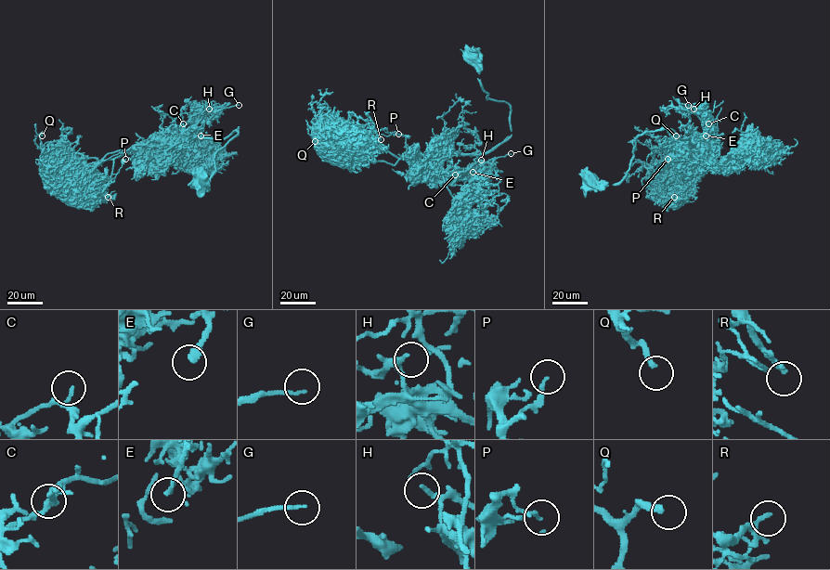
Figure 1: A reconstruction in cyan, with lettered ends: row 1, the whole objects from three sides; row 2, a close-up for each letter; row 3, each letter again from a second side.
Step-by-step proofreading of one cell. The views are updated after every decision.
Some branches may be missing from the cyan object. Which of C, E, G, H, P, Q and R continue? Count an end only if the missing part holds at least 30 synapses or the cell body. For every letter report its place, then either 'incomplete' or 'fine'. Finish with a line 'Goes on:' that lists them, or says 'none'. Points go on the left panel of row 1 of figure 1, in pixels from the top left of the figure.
C: at (183, 123); incomplete
E: at (201, 136); incomplete
G: at (239, 105); incomplete
H: at (209, 109); fine
P: at (125, 159); fine
Q: at (42, 136); fine
R: at (108, 197); fine
Goes on: C, E, G

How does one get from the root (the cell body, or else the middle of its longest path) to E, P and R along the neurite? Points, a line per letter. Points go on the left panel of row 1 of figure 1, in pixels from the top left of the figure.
E: (199, 182), (210, 180), (214, 154), (239, 128), (223, 138), (188, 137), (169, 146), (183, 134), (201, 136)
P: (199, 182), (210, 180), (214, 154), (239, 128), (223, 138), (133, 145), (113, 161), (97, 194), (125, 159)
R: (199, 182), (210, 180), (214, 154), (239, 128), (223, 138), (133, 145), (113, 161), (100, 190), (108, 197)

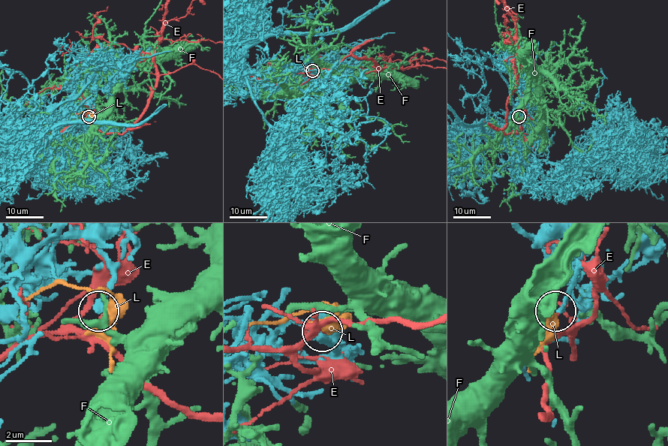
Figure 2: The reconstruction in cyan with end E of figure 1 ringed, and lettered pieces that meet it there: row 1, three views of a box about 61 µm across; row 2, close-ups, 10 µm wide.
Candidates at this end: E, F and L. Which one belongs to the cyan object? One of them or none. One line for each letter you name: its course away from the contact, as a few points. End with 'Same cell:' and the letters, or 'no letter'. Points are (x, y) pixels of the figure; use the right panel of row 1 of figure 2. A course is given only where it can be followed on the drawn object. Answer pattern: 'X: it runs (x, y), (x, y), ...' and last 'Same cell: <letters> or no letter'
Same cell: no letter

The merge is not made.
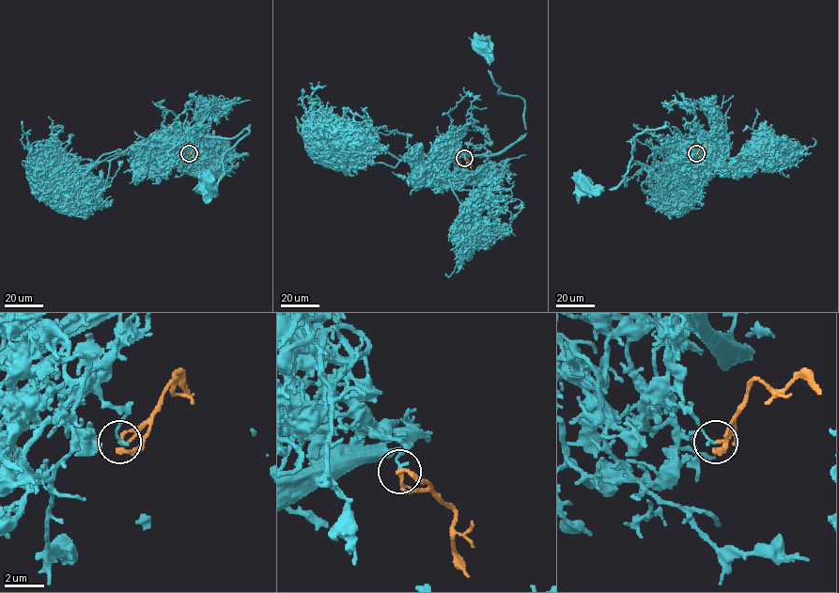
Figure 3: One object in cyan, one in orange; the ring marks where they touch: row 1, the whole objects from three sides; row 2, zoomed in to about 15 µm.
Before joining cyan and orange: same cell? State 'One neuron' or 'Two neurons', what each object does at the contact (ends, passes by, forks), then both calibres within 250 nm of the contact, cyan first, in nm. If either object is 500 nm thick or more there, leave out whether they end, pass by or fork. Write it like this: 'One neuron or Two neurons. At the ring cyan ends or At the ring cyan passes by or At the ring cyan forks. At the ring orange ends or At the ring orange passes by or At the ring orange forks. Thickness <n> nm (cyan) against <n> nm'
One neuron. At the ring cyan ends. At the ring orange ends. Thickness 150 nm (cyan) against 120 nm

